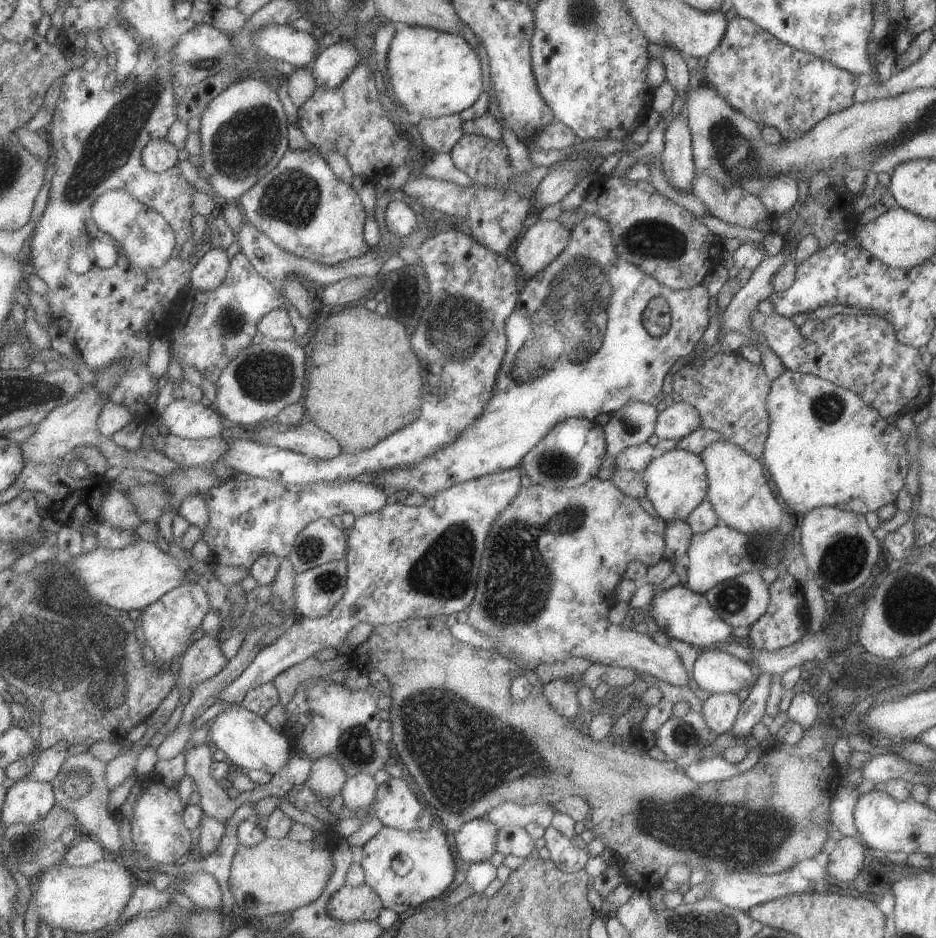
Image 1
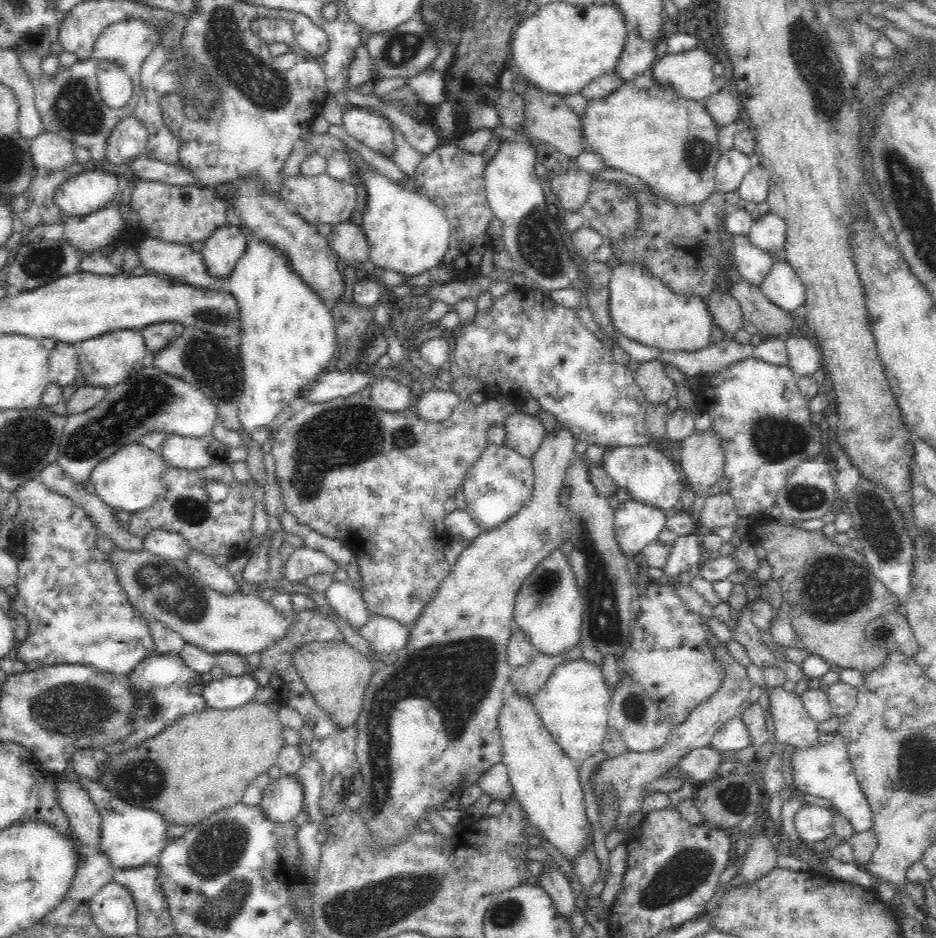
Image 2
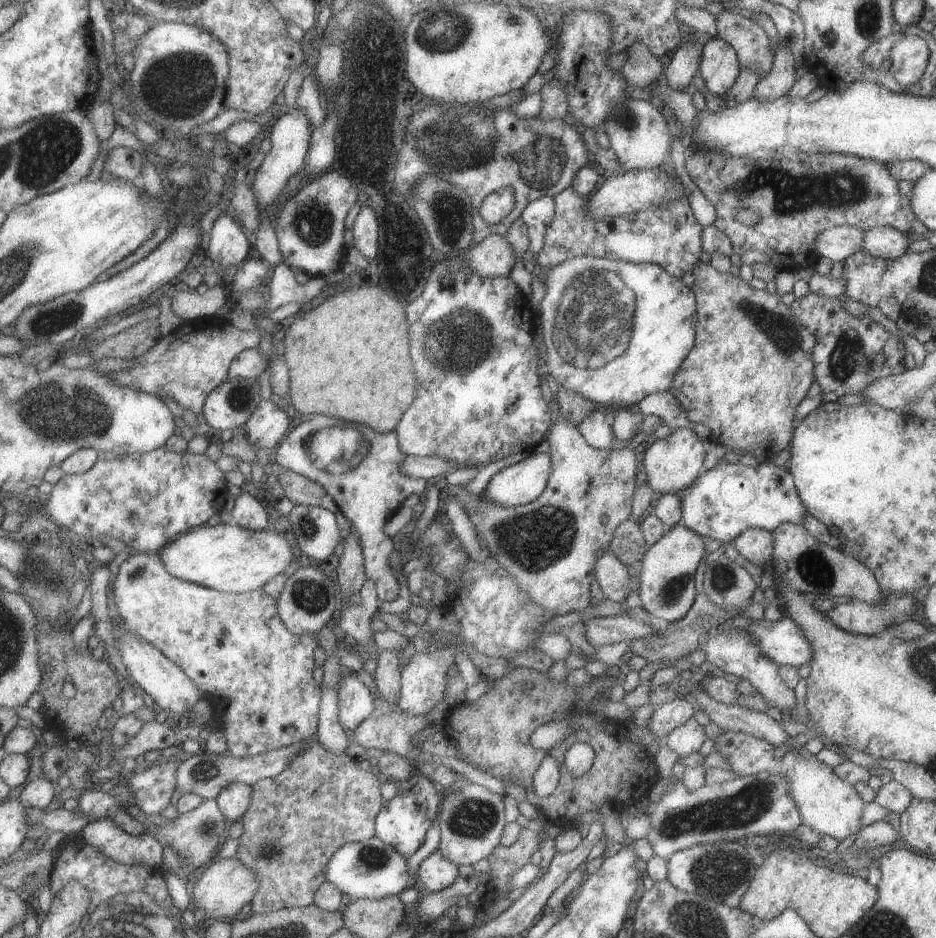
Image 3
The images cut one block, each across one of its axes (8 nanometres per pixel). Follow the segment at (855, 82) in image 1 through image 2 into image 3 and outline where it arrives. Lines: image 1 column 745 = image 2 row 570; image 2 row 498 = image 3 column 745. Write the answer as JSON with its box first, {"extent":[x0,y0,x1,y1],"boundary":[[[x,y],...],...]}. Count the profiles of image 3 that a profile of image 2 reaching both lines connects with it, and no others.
{"extent":[716,10,774,77],"boundary":[[[723,10],[716,18],[717,37],[728,42],[737,53],[741,69],[754,70],[764,77],[772,67],[774,51],[761,25],[732,12]]]}

